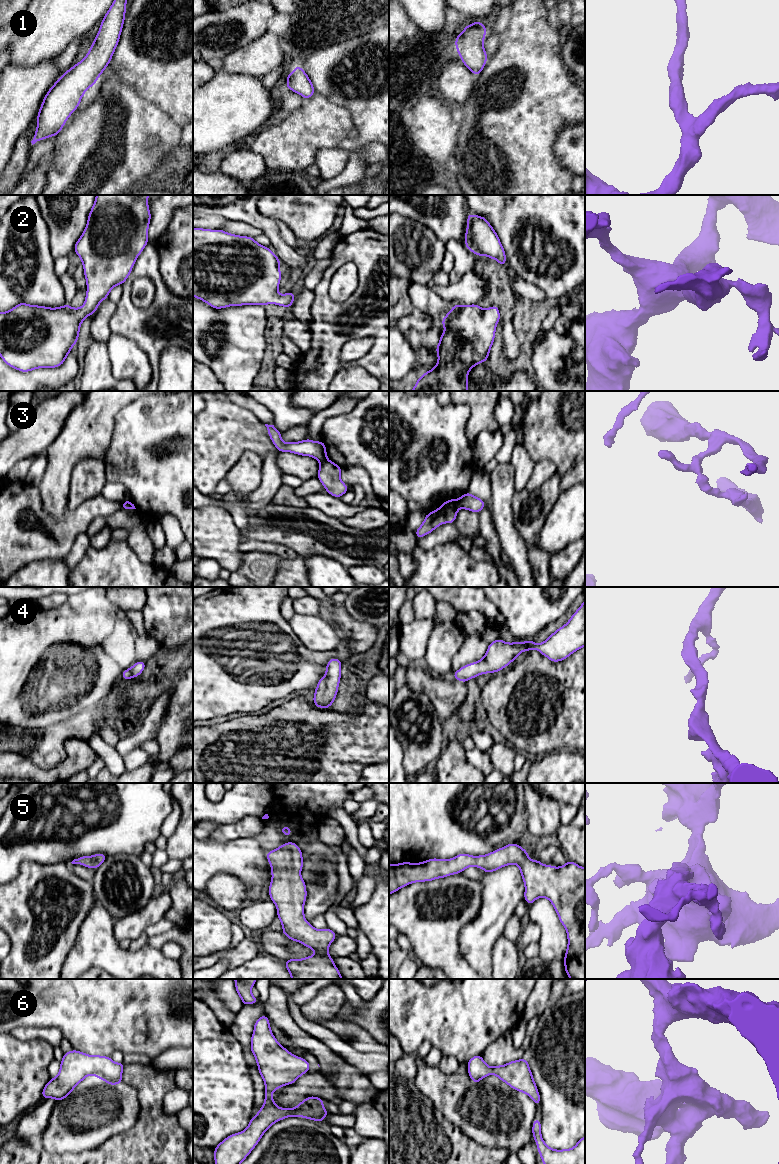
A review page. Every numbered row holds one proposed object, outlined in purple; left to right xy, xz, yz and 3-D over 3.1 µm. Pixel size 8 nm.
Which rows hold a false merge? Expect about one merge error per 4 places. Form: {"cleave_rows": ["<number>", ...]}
{"cleave_rows": ["3"]}

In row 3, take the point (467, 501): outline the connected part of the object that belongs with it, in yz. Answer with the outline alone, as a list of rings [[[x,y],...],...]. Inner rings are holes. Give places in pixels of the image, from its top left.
[[[466,492],[458,499],[459,507],[470,510],[475,513],[479,513],[485,506],[486,503],[480,498],[473,496],[469,492]]]

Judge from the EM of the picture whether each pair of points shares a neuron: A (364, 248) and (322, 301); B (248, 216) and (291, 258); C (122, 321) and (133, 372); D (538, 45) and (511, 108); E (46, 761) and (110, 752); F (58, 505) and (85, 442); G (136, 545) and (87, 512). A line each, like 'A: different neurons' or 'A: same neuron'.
A: same neuron
B: same neuron
C: different neurons
D: same neuron
E: different neurons
F: same neuron
G: different neurons

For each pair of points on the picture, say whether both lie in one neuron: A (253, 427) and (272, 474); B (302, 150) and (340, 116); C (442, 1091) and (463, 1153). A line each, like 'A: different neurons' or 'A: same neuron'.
A: different neurons
B: same neuron
C: different neurons

